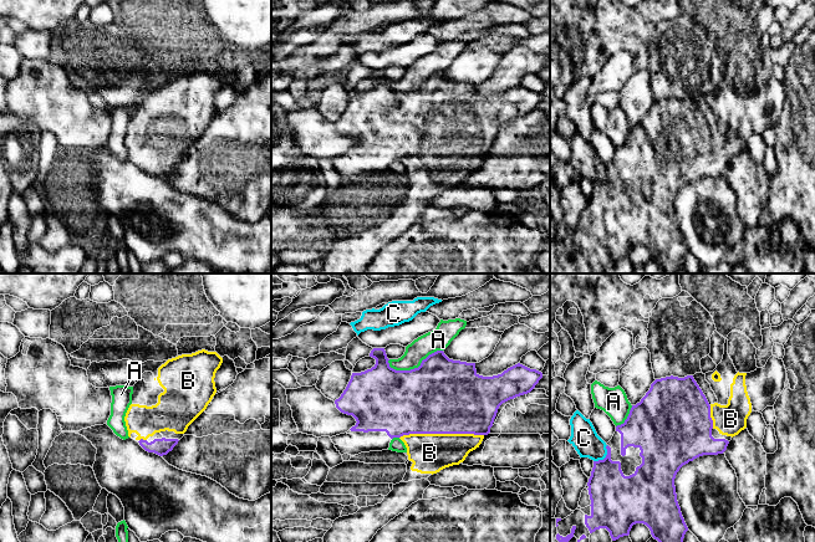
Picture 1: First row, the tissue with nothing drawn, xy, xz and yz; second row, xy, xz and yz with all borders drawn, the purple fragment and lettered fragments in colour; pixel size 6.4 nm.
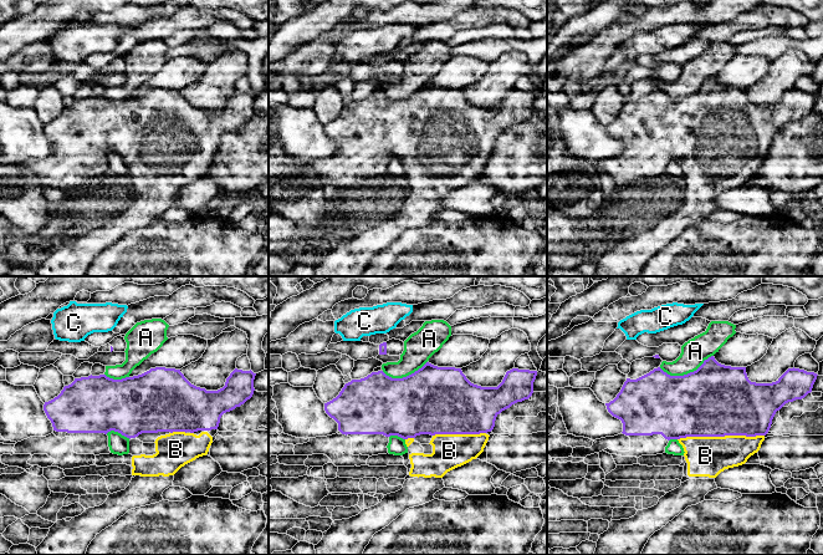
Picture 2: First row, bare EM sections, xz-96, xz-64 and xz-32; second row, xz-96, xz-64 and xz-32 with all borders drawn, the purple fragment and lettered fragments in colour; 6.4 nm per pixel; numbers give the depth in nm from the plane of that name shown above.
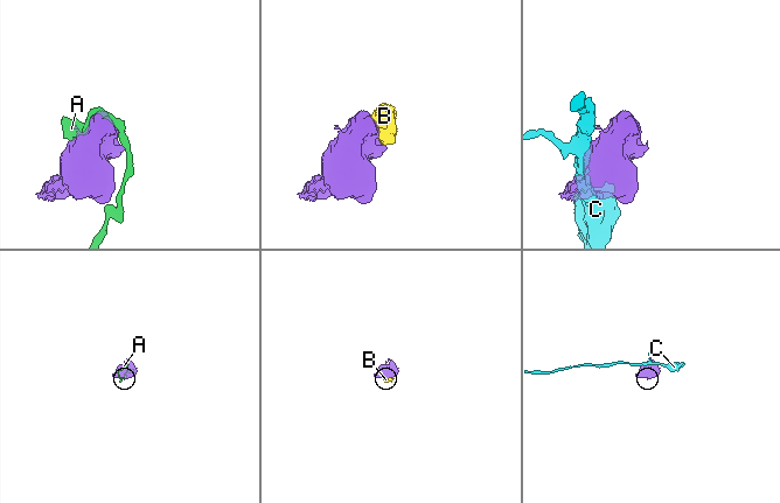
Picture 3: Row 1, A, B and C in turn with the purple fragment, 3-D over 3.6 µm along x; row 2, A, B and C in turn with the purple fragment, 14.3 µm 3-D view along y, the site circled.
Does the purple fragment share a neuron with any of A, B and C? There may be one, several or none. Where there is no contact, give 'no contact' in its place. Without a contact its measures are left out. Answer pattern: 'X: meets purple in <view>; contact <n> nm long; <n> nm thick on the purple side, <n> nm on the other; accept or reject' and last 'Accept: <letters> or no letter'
A: meets purple in xz; contact 360 nm long; 480 nm thick on the purple side, 140 nm on the other; reject
B: meets purple in xz; contact 550 nm long; 480 nm thick on the purple side, 260 nm on the other; accept
C: meets purple in yz; contact 140 nm long; 280 nm thick on the purple side, 180 nm on the other; reject
Accept: B

